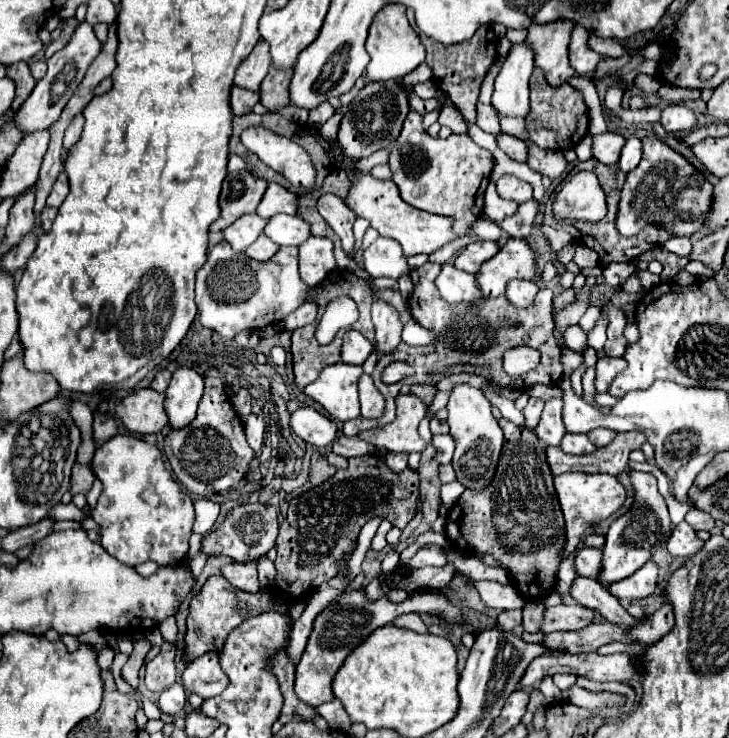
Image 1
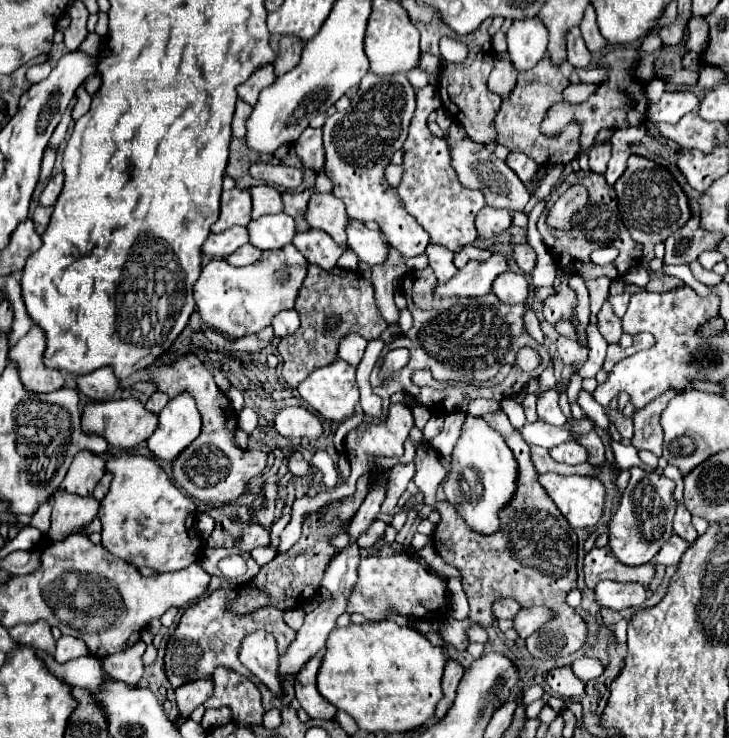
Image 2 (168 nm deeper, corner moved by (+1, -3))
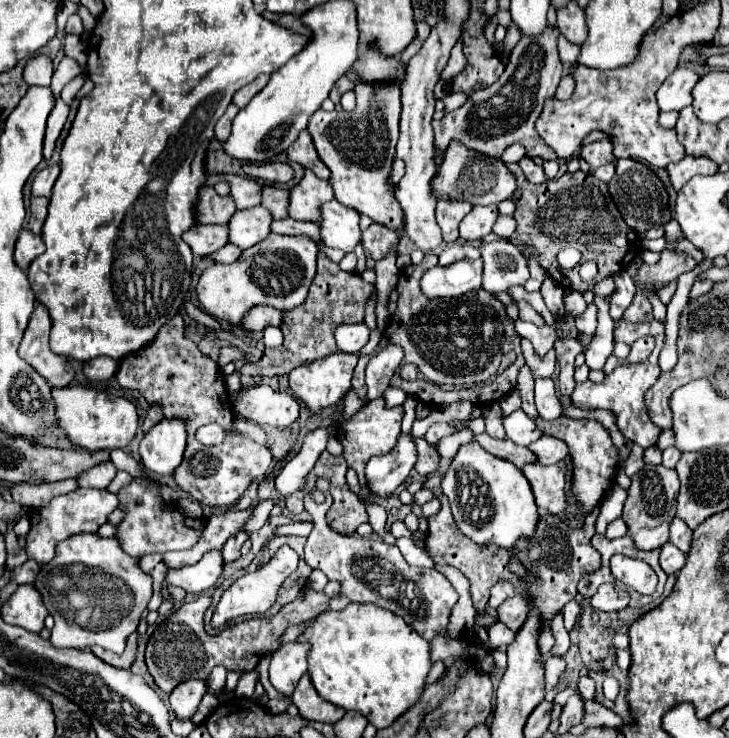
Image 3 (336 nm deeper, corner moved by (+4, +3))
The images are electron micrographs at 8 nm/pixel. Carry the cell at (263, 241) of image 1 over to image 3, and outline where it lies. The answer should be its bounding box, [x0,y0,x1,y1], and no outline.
[206,243,242,263]

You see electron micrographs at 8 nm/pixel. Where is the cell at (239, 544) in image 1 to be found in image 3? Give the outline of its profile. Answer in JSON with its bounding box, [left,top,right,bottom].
[222,533,248,563]

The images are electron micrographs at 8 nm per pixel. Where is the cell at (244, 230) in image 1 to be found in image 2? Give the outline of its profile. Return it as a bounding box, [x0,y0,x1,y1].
[201,227,249,259]

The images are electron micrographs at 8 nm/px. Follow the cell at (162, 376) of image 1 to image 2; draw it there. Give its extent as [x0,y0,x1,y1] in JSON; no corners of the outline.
[145,391,169,413]

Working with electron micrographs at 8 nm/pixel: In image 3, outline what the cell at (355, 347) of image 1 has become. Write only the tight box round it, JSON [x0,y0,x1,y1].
[334,323,370,353]

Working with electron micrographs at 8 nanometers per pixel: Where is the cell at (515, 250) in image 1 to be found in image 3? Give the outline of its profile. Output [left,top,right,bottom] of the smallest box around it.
[420,259,482,299]

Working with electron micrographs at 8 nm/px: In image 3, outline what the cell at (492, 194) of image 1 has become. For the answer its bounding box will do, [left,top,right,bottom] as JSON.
[460,205,498,243]

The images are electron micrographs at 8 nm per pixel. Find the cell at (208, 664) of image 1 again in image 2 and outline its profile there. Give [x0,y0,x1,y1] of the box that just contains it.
[175,679,213,717]

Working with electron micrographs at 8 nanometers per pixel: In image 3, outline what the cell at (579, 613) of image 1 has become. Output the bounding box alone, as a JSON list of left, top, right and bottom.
[498,595,528,631]

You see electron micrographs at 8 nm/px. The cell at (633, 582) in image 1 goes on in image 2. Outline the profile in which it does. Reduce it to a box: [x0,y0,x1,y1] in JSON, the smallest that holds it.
[595,581,647,611]

